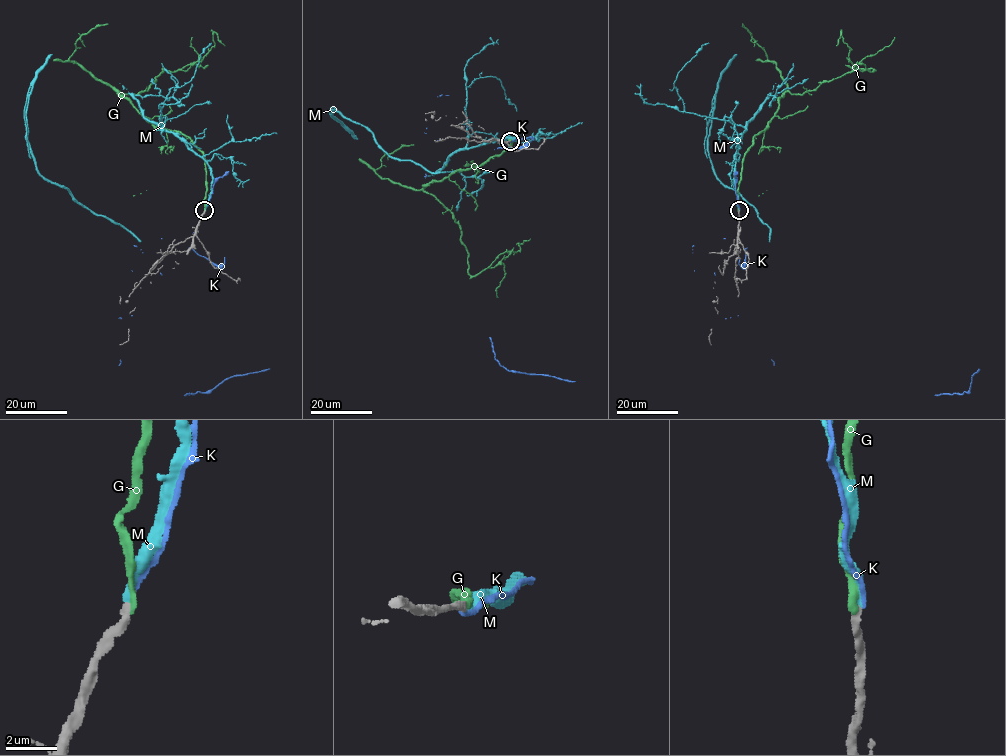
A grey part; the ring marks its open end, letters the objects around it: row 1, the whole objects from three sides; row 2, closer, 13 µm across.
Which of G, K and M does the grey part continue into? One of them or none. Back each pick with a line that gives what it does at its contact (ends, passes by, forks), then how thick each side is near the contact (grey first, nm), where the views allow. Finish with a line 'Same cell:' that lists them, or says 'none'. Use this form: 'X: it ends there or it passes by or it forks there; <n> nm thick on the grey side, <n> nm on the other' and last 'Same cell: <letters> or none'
M: it ends there; 340 nm thick on the grey side, 280 nm on the other
Same cell: M

